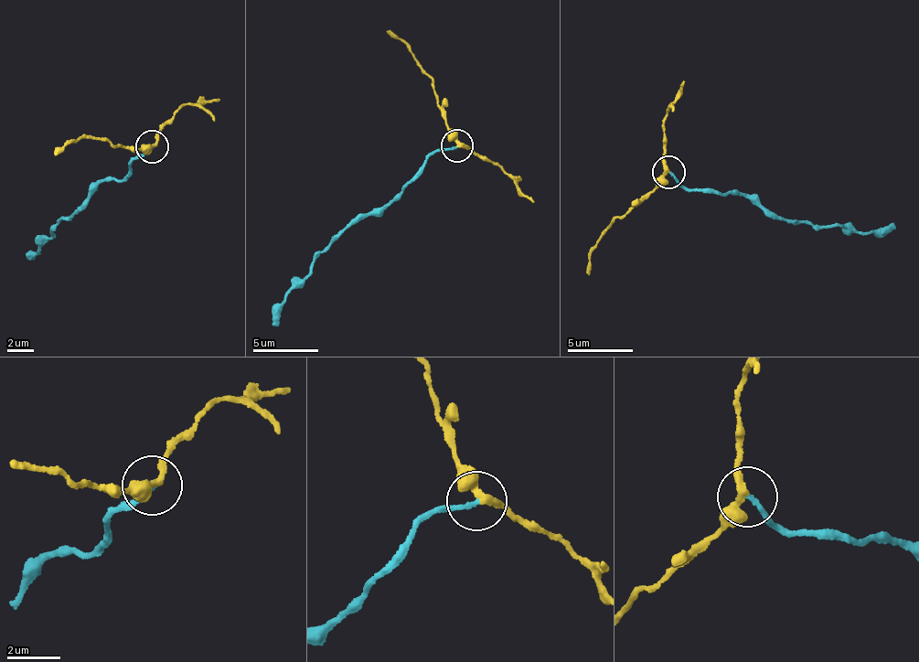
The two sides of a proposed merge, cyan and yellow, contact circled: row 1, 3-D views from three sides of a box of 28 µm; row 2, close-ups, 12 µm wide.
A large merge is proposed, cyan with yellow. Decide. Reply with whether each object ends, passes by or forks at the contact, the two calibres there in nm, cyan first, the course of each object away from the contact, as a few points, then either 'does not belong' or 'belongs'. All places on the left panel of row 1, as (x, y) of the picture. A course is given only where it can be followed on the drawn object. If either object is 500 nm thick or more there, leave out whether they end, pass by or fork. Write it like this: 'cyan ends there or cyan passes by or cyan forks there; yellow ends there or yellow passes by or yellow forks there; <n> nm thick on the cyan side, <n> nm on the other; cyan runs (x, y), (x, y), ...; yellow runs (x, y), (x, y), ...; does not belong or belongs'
cyan ends there; yellow passes by; 170 nm thick on the cyan side, 280 nm on the other; cyan runs (152, 146), (133, 156), (122, 180), (95, 183), (85, 200), (58, 219), (35, 258), (30, 256); yellow runs (152, 146), (114, 146), (108, 140), (89, 135), (56, 153); does not belong

